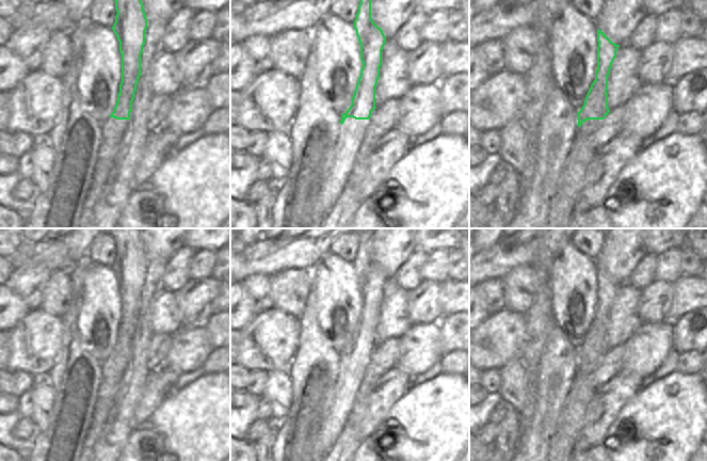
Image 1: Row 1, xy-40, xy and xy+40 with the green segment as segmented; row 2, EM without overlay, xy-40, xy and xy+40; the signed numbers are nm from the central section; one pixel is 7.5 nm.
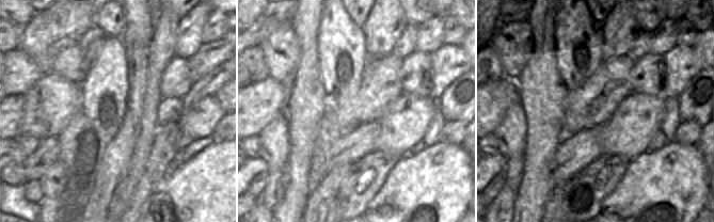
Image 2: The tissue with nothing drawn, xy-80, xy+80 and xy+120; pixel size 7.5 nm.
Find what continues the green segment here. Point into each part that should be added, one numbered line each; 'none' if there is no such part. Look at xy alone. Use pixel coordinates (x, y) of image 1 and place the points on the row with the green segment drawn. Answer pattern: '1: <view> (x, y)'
none

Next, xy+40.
none

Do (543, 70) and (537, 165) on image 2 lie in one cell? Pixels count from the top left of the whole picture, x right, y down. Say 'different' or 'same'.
same

